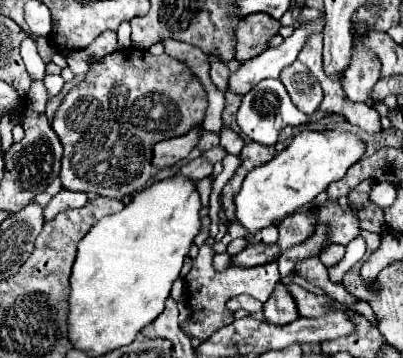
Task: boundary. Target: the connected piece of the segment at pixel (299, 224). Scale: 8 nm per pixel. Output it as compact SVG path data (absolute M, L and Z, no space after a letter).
M314 209L300 211L300 213L286 217L278 225L278 229L280 229L280 241L278 243L280 243L282 251L286 251L288 247L292 247L296 243L302 243L314 231Z

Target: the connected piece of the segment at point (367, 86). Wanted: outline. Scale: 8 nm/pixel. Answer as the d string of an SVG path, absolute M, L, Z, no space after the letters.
M354 43L350 67L342 75L342 89L346 97L354 103L366 103L378 79L380 79L380 61L376 59L376 55L368 47Z

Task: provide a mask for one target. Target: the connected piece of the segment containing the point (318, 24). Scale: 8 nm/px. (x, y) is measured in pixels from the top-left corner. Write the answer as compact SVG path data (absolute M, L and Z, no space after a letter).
M294 7L294 19L298 21L298 27L288 39L284 39L280 47L262 51L254 59L248 59L234 75L230 75L230 91L248 93L262 79L268 79L268 77L278 79L282 69L296 61L306 39L314 33L320 33L326 25L324 17L318 17L314 21L304 21L300 7Z

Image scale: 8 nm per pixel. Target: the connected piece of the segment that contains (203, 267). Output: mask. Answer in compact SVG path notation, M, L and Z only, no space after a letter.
M202 245L200 253L190 269L190 273L186 275L186 285L188 285L188 295L190 295L190 305L192 305L192 317L190 321L184 323L184 331L186 335L198 337L200 341L208 339L214 331L218 331L220 327L228 325L234 321L232 311L226 309L226 301L230 297L248 293L252 297L256 297L258 301L266 301L270 297L270 293L274 291L276 281L280 279L278 273L278 263L266 263L266 265L258 265L258 267L238 267L238 265L230 265L226 271L216 271L212 265L216 251L212 249L212 245Z

